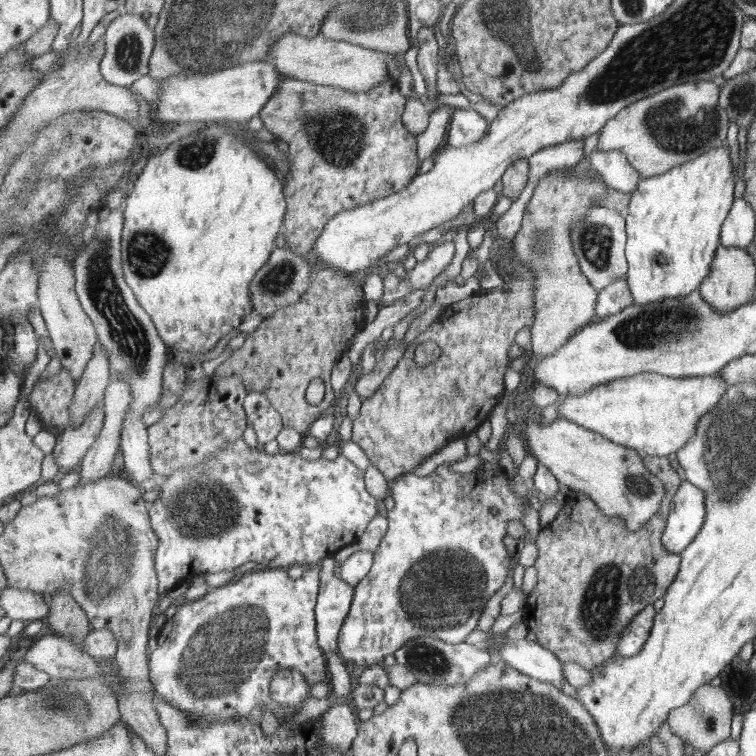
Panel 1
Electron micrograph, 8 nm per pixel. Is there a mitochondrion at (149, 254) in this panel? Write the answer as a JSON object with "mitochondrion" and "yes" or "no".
{"mitochondrion":"yes"}

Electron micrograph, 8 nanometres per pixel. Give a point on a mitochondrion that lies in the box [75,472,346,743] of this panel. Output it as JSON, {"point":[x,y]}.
{"point":[223,653]}

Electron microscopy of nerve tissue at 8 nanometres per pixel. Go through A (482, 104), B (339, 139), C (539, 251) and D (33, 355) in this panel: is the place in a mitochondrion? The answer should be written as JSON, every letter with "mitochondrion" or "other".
{"A":"other","B":"mitochondrion","C":"mitochondrion","D":"other"}

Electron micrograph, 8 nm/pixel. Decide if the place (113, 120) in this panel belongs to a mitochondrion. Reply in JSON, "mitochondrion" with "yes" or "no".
{"mitochondrion":"no"}

